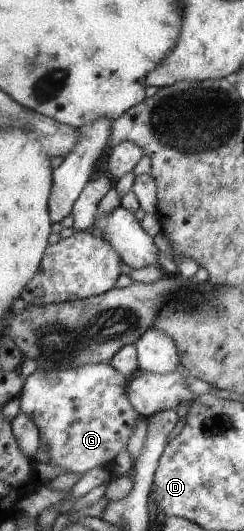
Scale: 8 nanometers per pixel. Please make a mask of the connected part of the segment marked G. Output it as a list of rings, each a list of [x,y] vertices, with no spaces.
[[[107,361],[85,364],[77,368],[61,368],[61,370],[43,370],[35,368],[24,378],[19,396],[18,412],[31,416],[37,426],[39,442],[44,446],[49,466],[58,467],[60,474],[85,474],[91,468],[110,466],[119,452],[125,452],[127,440],[131,436],[131,426],[137,418],[137,410],[131,408],[125,386],[129,378],[117,372]]]

